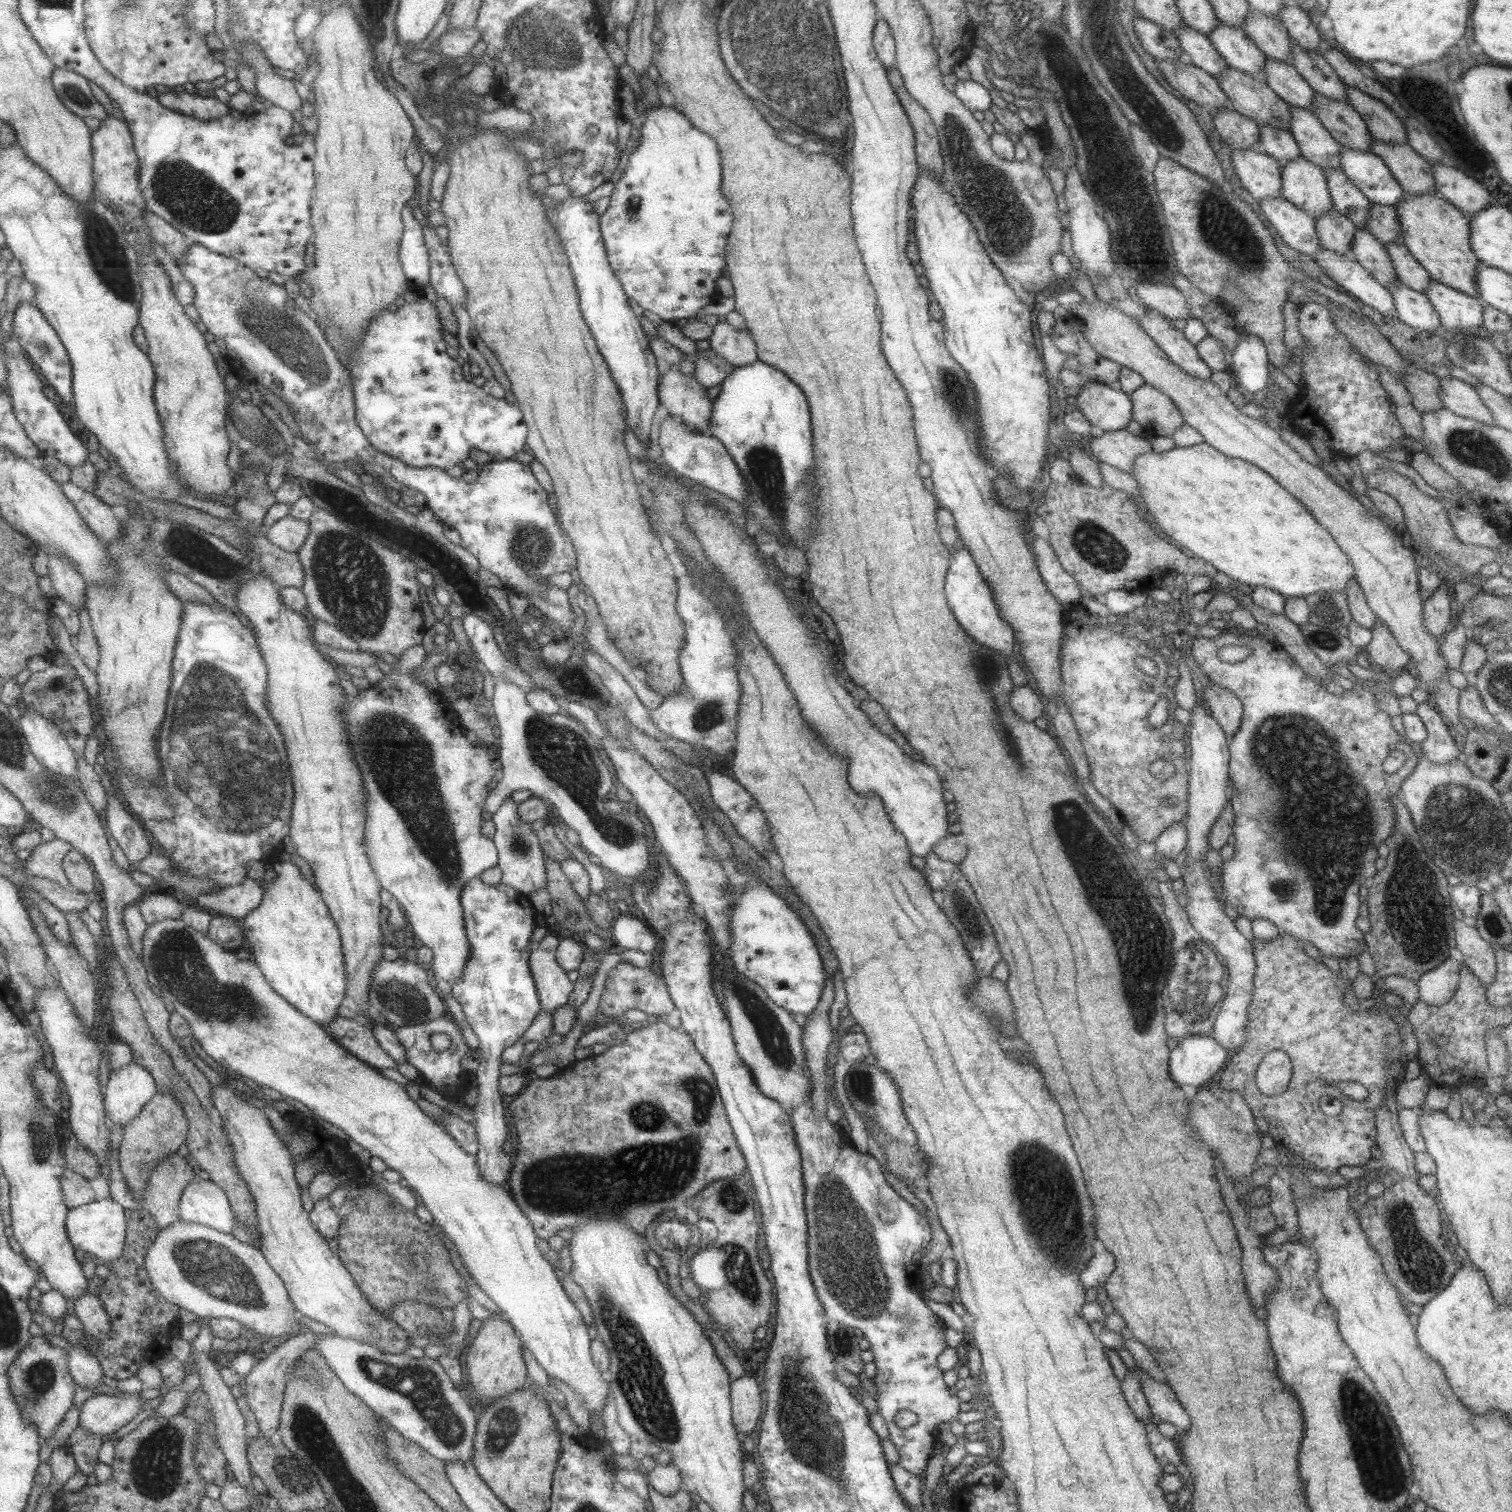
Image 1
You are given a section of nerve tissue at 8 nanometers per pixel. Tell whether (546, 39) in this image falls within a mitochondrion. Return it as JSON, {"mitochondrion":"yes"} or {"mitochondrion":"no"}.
{"mitochondrion":"yes"}

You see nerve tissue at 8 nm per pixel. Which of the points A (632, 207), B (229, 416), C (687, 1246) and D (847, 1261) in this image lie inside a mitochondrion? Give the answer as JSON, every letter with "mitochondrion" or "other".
{"A":"mitochondrion","B":"other","C":"other","D":"mitochondrion"}

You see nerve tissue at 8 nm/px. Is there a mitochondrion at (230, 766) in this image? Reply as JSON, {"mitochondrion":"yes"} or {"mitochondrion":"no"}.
{"mitochondrion":"yes"}

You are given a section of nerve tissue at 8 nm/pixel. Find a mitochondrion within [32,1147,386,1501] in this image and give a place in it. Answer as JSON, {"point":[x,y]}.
{"point":[216,1272]}

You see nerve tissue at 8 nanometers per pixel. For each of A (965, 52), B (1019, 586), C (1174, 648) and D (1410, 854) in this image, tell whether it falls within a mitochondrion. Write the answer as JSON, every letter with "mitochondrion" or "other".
{"A":"other","B":"other","C":"mitochondrion","D":"mitochondrion"}

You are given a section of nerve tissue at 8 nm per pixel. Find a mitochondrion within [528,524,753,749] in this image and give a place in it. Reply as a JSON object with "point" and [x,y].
{"point":[710,714]}

